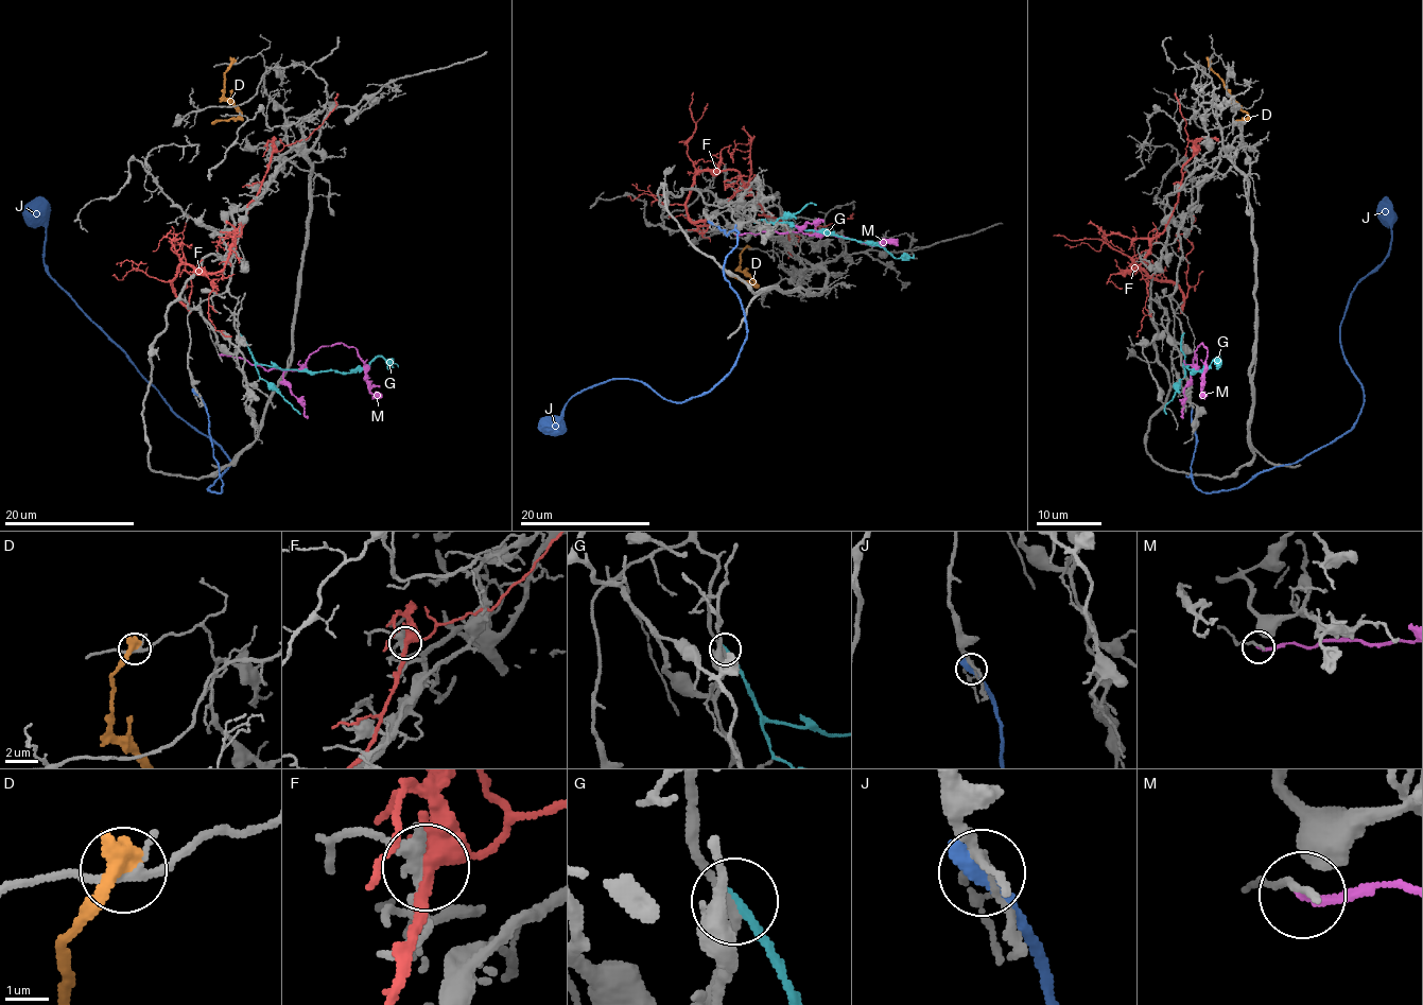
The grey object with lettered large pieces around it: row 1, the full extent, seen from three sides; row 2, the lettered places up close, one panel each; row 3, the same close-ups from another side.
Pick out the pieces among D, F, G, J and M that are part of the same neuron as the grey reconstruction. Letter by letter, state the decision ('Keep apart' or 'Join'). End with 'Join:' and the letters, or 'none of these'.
D: Keep apart
F: Keep apart
G: Keep apart
J: Keep apart
M: Keep apart
Join: none of these

